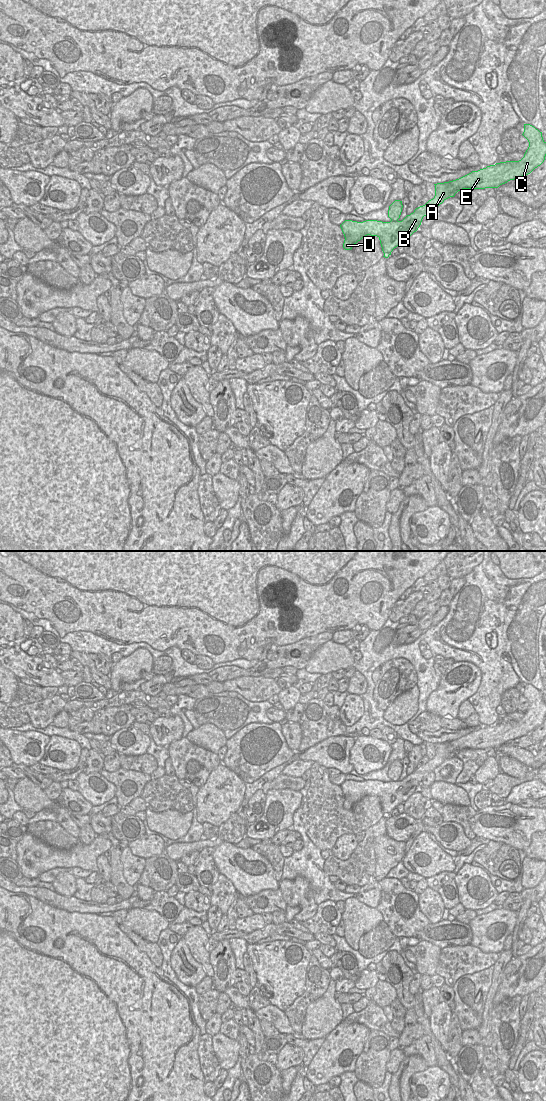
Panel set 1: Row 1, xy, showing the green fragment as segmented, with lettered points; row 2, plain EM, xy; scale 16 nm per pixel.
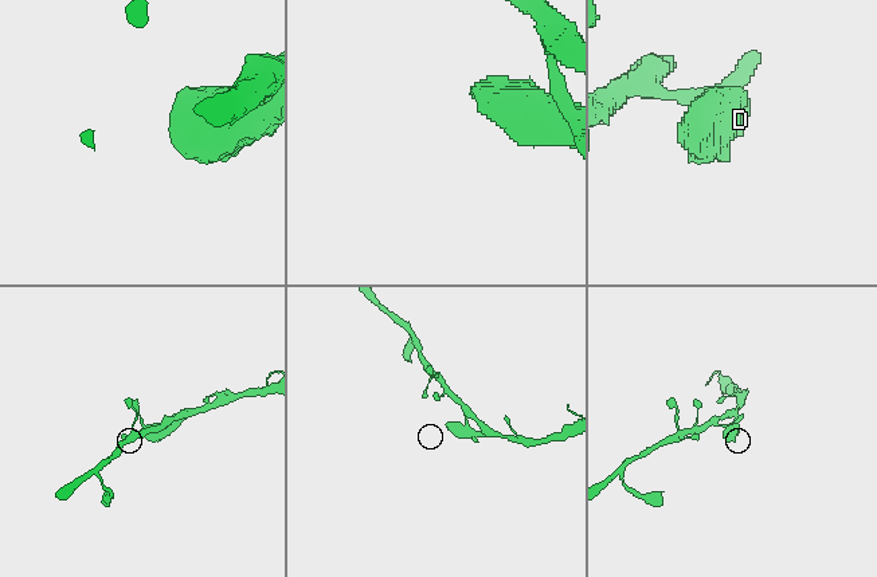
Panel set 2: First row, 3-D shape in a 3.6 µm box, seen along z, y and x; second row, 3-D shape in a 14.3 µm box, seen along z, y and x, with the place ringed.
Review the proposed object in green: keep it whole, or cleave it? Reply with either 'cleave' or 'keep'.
keep

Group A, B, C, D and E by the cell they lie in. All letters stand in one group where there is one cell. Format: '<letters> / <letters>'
A B C D E

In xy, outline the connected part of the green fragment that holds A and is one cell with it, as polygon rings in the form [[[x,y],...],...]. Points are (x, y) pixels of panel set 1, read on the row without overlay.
[[[524,684],[522,695],[528,700],[529,707],[521,720],[496,723],[478,731],[472,731],[459,739],[434,744],[434,758],[425,765],[416,768],[402,781],[398,780],[403,768],[400,760],[395,760],[389,766],[388,777],[391,779],[390,782],[345,780],[340,785],[345,797],[343,808],[351,810],[353,805],[363,797],[367,795],[377,796],[384,813],[383,817],[388,818],[394,808],[399,804],[404,804],[418,790],[424,776],[433,772],[446,759],[454,757],[458,751],[462,749],[498,748],[510,740],[530,734],[544,722],[546,702],[543,700],[542,692],[530,684]]]

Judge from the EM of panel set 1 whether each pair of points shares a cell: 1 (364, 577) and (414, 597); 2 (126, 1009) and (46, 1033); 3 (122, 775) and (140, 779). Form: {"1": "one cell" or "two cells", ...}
{"1": "two cells", "2": "one cell", "3": "one cell"}

